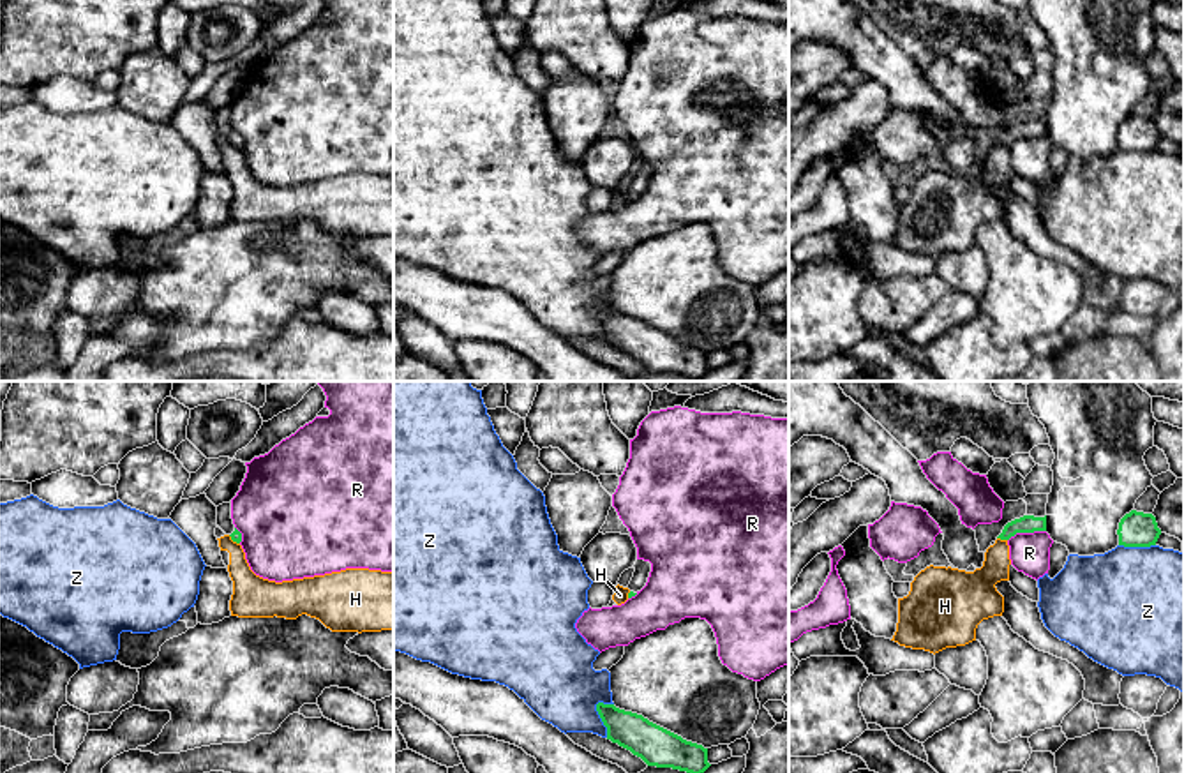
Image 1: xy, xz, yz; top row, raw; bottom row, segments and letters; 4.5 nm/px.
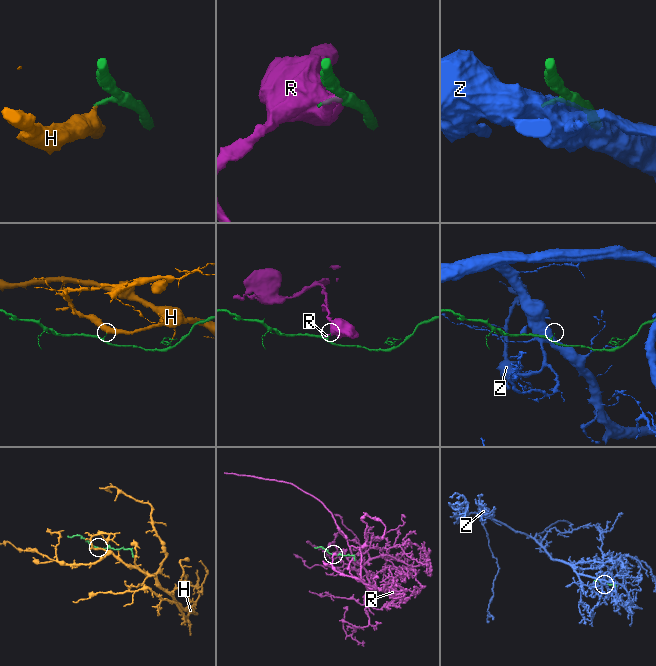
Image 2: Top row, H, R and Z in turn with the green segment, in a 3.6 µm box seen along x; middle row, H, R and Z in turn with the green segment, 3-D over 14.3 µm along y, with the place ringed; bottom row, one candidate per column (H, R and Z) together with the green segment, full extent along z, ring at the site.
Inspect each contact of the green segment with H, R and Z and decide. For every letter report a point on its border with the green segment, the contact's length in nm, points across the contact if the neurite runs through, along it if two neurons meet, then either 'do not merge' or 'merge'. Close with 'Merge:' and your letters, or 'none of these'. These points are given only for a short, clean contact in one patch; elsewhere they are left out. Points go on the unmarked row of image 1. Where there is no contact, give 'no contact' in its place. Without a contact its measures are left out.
H: yz (1003, 143) | 50 nm | along yz (997, 142), (1006, 145) | do not merge
R: yz (1026, 136) | 180 nm | do not merge
Z: xz (600, 322) | 170 nm | do not merge
Merge: none of these

